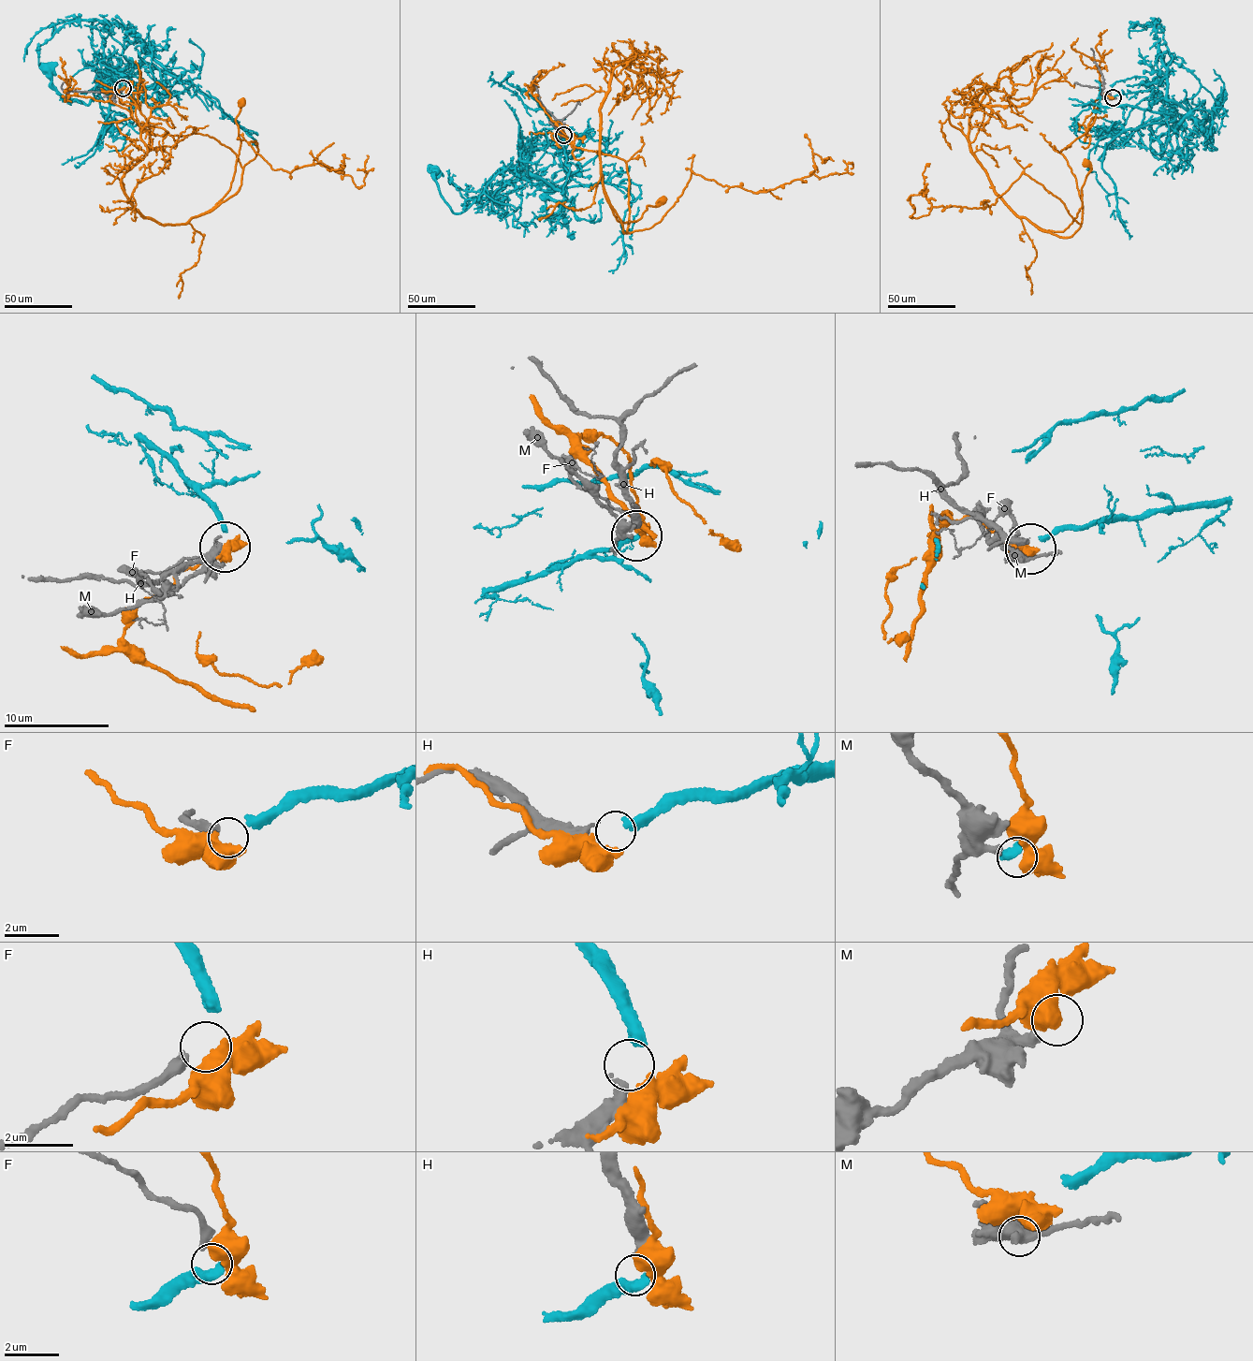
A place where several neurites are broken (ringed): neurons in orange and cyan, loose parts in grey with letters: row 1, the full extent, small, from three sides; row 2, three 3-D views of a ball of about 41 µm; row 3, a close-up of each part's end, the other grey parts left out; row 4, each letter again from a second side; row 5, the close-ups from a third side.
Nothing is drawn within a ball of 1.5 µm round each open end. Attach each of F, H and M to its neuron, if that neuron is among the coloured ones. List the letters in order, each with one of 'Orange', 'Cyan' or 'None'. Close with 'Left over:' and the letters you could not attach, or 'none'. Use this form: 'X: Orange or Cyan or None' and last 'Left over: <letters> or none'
F: None
H: Cyan
M: None
Left over: F, M

